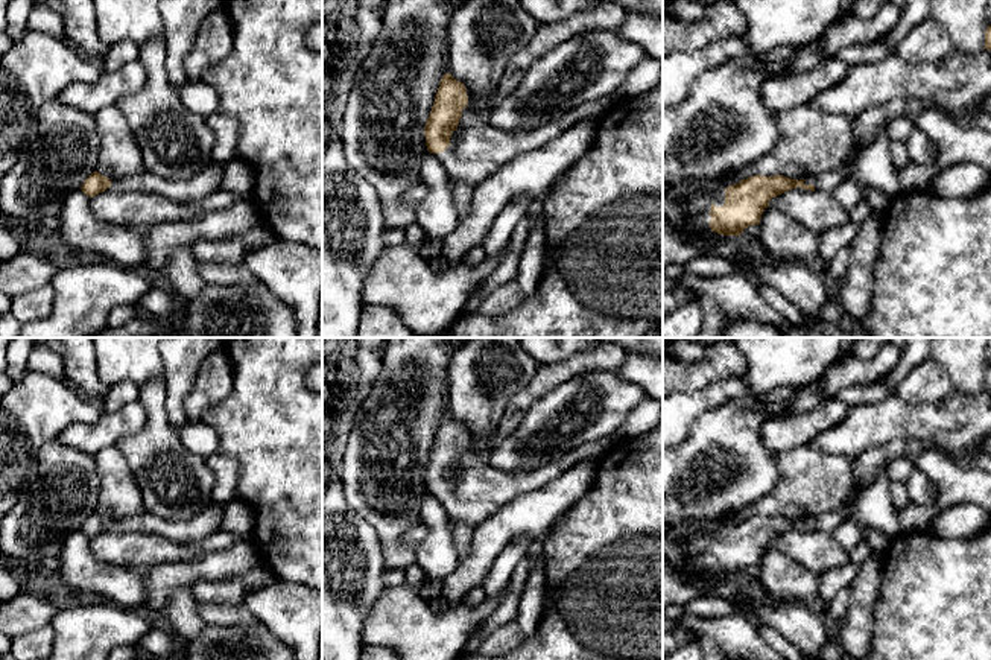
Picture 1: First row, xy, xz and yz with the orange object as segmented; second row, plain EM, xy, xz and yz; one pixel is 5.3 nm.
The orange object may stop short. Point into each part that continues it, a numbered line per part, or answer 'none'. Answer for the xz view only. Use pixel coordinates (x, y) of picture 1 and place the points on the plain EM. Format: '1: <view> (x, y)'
1: xz (476, 490)

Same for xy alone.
1: xy (207, 522)

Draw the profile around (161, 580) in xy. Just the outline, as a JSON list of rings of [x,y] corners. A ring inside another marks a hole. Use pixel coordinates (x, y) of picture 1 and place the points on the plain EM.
[[[240,541],[228,551],[205,552],[185,563],[166,563],[141,570],[146,581],[146,607],[161,611],[178,587],[198,581],[222,581],[248,575],[261,563],[251,541]]]

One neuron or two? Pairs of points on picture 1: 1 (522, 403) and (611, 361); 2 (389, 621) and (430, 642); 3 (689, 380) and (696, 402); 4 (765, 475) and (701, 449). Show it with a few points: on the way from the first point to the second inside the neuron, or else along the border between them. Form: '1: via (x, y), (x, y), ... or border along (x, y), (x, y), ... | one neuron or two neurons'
1: via (544, 380), (588, 361) | one neuron
2: via (400, 621), (420, 636) | one neuron
3: border along (727, 377), (716, 379), (692, 391), (678, 393) | two neurons
4: via (750, 472), (727, 464), (716, 464) | one neuron

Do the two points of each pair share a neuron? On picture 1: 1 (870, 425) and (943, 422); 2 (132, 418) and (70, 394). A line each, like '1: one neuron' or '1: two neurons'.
1: one neuron
2: two neurons

